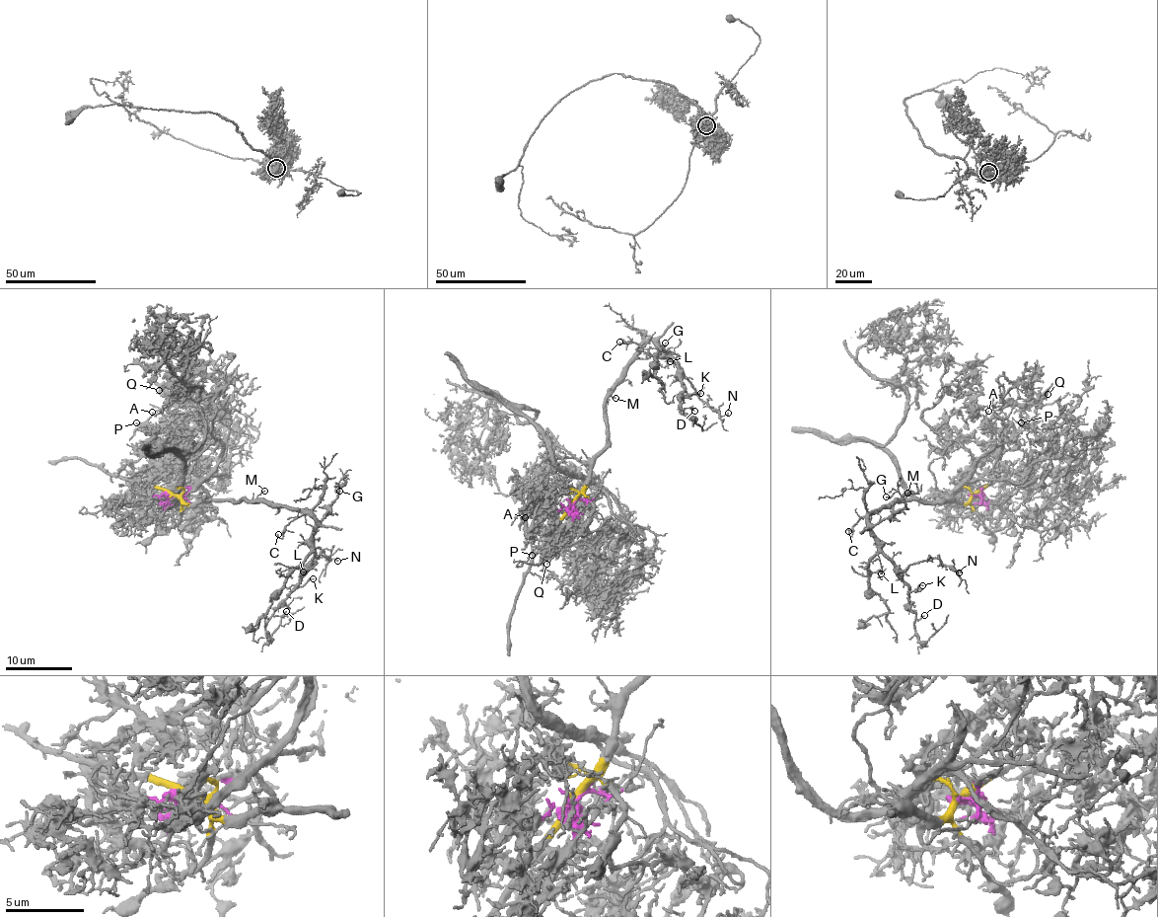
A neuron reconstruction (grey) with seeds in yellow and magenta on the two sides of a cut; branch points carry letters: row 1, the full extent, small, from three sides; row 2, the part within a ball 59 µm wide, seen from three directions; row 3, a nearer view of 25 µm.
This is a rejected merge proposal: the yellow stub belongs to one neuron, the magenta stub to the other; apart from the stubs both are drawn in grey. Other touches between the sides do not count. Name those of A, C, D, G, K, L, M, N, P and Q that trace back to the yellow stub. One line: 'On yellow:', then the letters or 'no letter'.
On yellow: C, D, G, K, L, M, N

